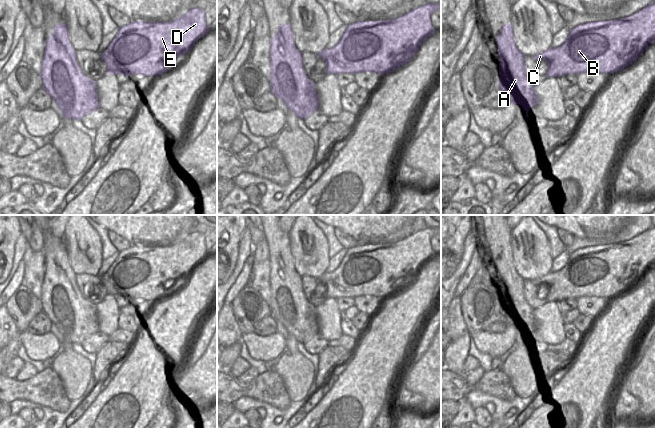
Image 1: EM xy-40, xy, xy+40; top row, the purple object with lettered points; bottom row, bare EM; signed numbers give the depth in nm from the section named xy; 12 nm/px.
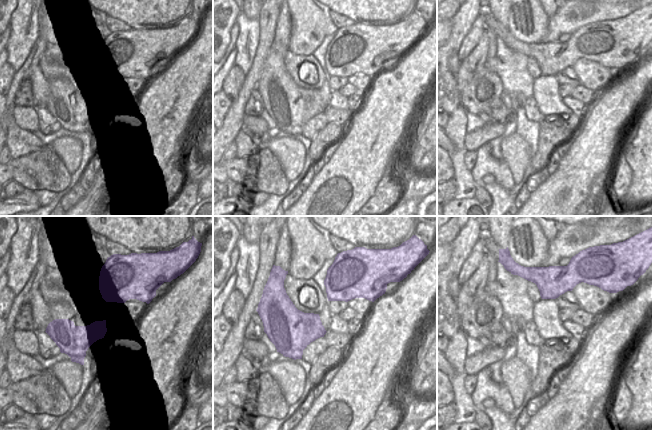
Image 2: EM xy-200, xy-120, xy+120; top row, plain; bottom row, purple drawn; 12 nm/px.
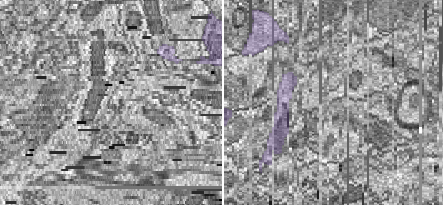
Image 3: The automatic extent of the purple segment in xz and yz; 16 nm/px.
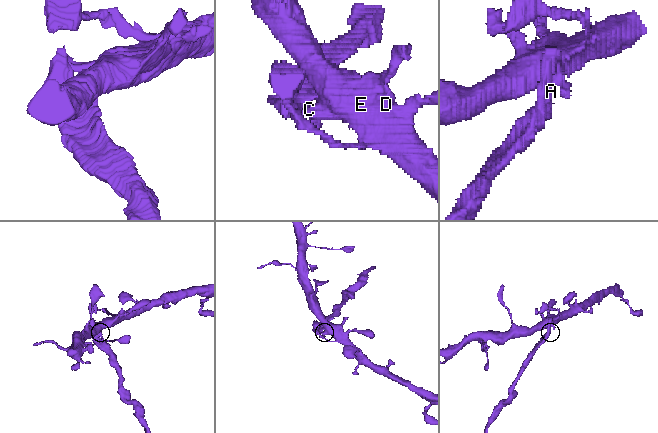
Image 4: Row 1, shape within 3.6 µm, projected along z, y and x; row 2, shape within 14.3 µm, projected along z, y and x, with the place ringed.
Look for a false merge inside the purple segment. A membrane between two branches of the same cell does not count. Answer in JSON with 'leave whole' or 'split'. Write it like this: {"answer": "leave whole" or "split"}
{"answer": "split"}

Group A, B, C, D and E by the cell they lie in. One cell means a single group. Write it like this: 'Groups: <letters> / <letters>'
Groups: A / B C D E

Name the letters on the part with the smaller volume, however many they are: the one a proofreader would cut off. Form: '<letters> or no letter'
A

